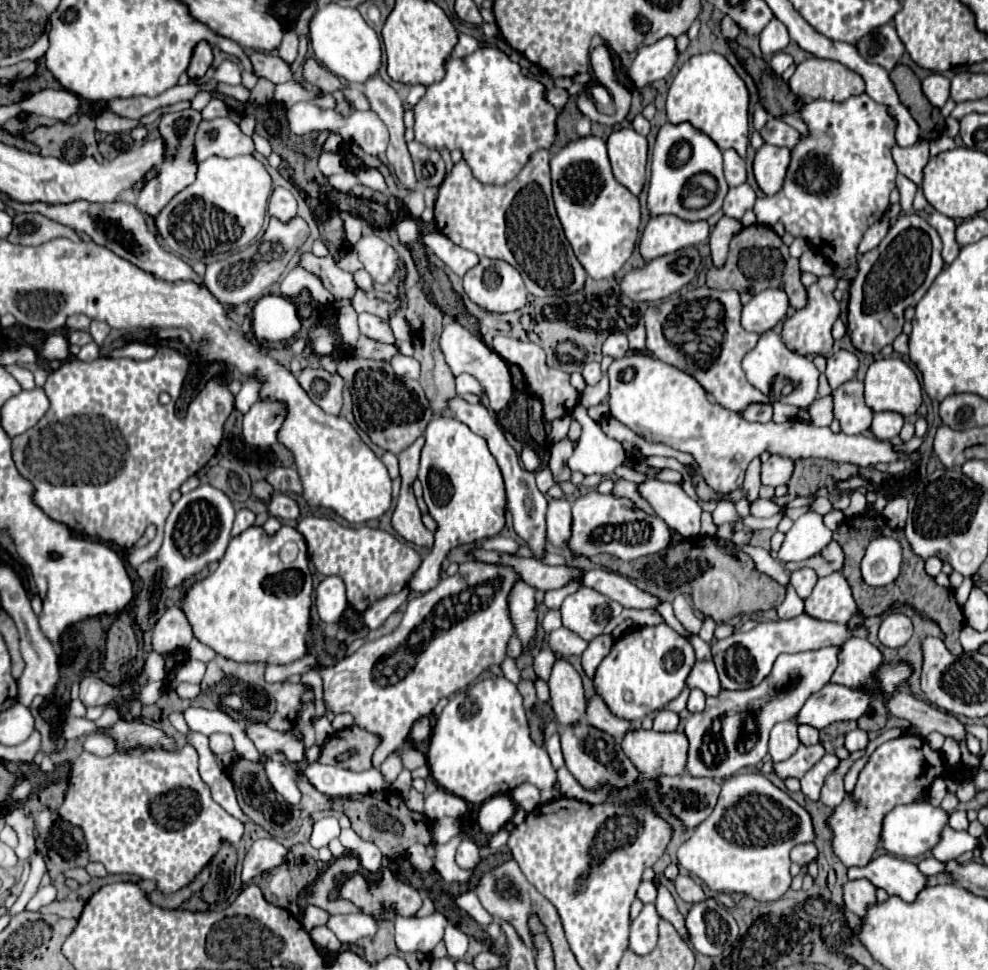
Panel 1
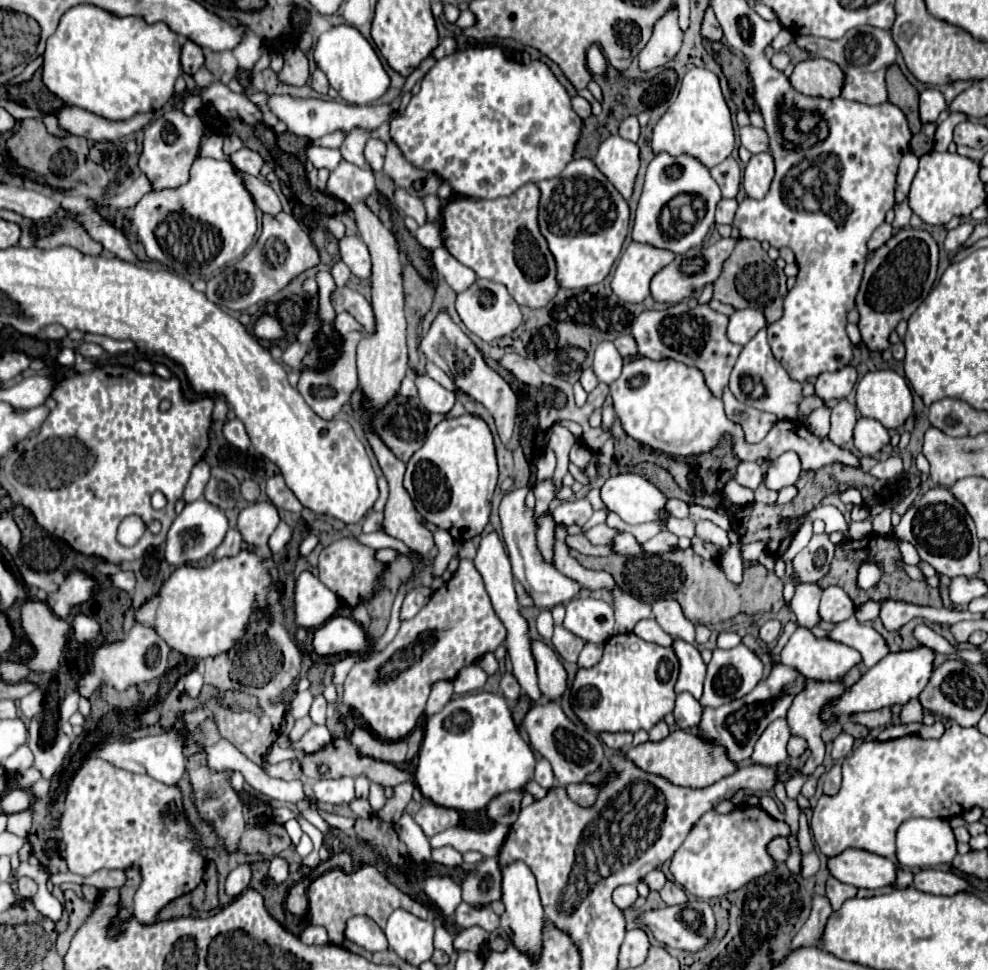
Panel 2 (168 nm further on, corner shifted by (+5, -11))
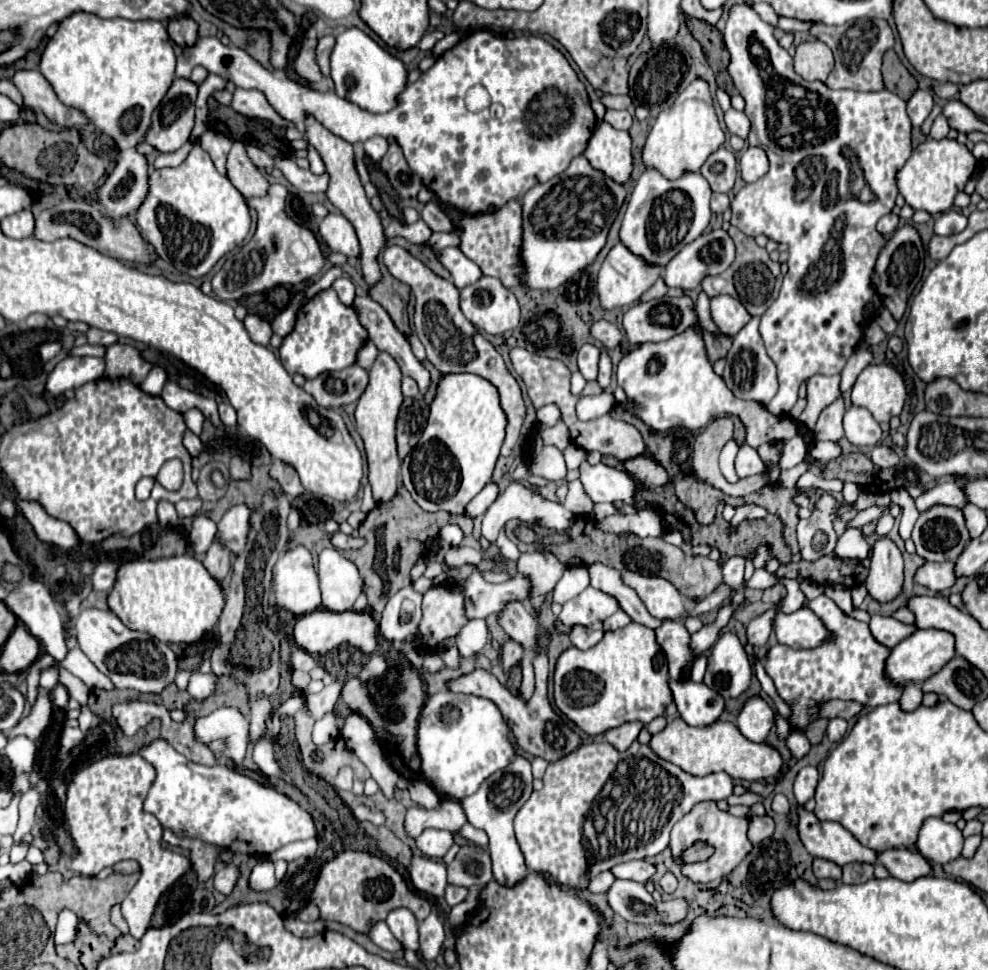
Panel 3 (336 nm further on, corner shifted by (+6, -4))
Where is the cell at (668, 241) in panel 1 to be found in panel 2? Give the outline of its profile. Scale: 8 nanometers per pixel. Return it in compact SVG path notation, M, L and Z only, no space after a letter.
M632 241L618 261L618 267L612 279L614 293L620 299L630 303L644 301L650 295L648 285L652 275L656 275L674 257L676 255L668 249Z

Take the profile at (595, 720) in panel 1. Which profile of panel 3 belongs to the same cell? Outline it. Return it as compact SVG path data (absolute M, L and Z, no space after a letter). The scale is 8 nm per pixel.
M625 722L625 724L617 726L617 728L607 730L607 732L605 732L605 740L607 740L611 746L615 746L617 750L623 752L623 750L627 750L627 748L637 740L641 728L643 728L641 722Z

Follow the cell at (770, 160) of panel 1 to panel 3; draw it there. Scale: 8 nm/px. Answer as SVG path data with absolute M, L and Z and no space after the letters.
M745 148L743 156L739 160L739 168L741 168L741 178L745 182L755 182L761 176L767 174L769 170L769 160L763 148Z

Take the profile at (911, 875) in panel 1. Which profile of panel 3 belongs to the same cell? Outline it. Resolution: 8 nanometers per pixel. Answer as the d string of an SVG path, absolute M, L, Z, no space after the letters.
M797 806L797 834L811 856L831 860L839 866L849 862L875 864L875 850L861 846L839 822L819 820L813 812Z

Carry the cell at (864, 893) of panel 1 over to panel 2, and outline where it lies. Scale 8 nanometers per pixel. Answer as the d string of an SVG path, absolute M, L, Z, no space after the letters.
M830 877L828 883L826 883L826 897L830 899L830 905L832 905L834 911L838 911L846 899L856 897L856 891L858 891L856 887L846 885L846 883L840 883L834 877Z

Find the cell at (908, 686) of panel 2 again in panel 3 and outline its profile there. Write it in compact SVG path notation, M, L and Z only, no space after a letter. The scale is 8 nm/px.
M917 630L913 636L903 640L903 644L897 644L891 650L891 656L887 658L887 676L895 684L907 684L907 682L923 682L931 678L935 672L939 672L951 658L955 656L955 638L951 632L945 630Z

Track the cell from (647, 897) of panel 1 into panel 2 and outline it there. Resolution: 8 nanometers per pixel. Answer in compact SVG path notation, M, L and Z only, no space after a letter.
M622 885L614 891L612 895L614 903L620 907L620 909L628 909L636 899L638 899L638 891L636 891L636 885Z

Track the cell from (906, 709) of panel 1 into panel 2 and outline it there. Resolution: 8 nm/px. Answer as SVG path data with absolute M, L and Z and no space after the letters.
M884 707L880 711L868 711L868 715L856 715L856 719L852 719L852 721L858 721L860 725L874 729L874 727L888 727L892 723L892 717L894 717L892 709Z

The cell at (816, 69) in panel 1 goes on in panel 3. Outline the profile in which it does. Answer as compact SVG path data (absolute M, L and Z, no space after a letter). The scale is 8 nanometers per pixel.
M819 40L803 42L795 52L795 72L805 80L821 80L825 82L833 68L833 54L827 44Z

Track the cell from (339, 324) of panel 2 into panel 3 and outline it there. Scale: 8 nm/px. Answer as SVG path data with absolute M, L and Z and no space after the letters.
M337 278L337 280L331 284L331 288L339 294L339 300L341 300L343 304L347 304L347 306L353 304L355 286L353 286L353 282L351 282L349 278Z

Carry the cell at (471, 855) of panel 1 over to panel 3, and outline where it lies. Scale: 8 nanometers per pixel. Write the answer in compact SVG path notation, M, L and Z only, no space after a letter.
M429 828L421 836L415 838L415 844L427 858L437 858L439 860L453 846L453 834Z

